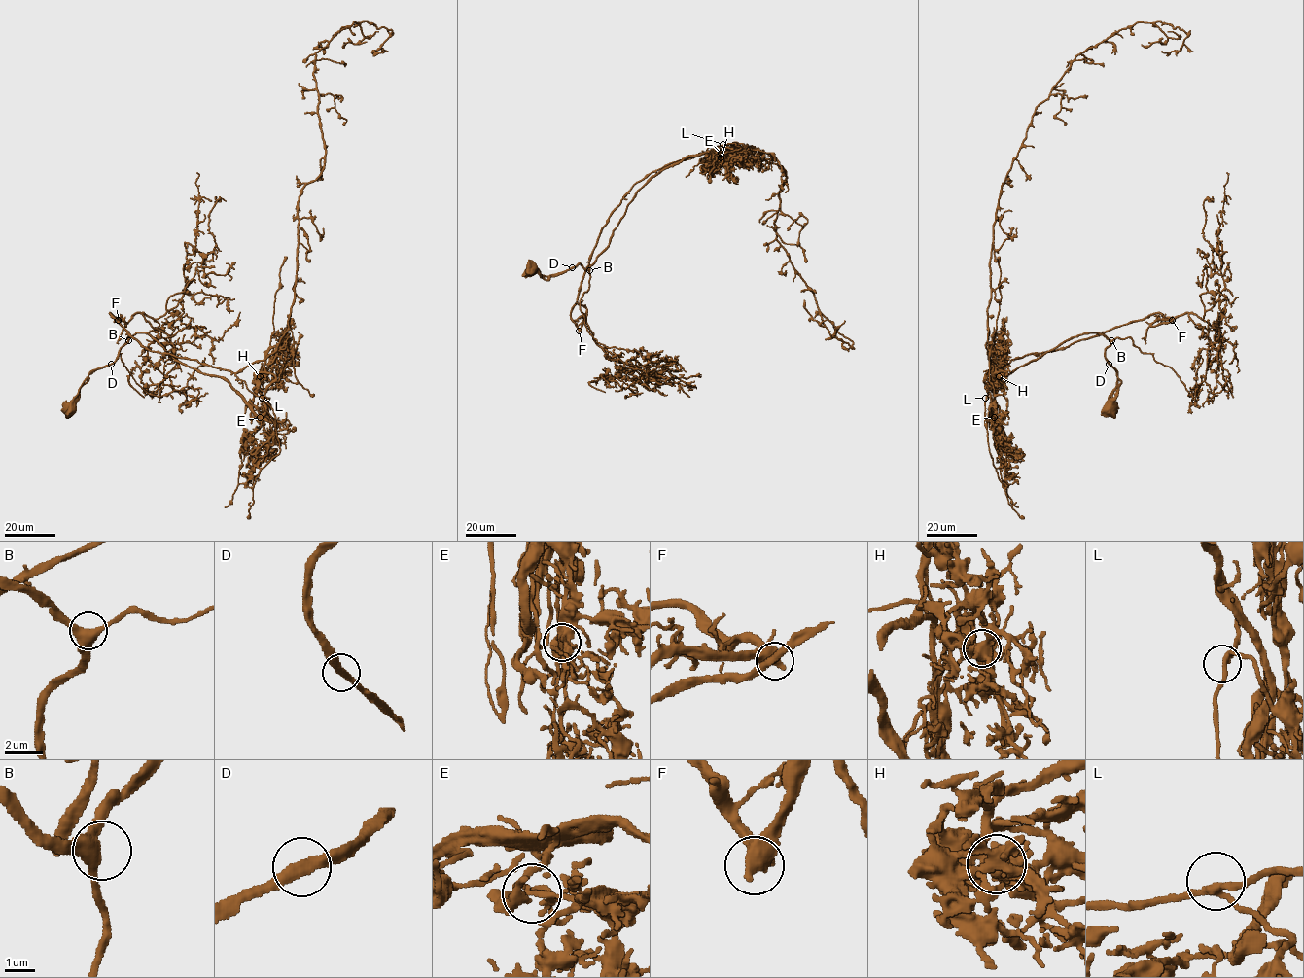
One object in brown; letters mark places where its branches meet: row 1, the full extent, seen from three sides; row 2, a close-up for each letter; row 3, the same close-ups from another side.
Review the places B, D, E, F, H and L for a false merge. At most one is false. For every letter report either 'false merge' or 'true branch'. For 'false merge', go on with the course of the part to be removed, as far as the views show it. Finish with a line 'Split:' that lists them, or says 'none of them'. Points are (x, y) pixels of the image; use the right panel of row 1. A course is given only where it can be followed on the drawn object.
B: true branch
D: true branch
E: true branch
F: true branch
H: false merge; foreign part runs (999, 376), (992, 346), (993, 403), (1002, 376), (1073, 336), (1129, 337), (1189, 396), (1198, 387), (1191, 413)
L: true branch
Split: H

